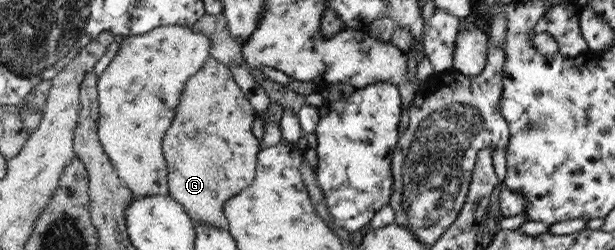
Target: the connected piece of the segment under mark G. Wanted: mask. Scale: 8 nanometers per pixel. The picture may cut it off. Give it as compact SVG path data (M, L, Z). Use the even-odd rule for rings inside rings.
M209 56L201 66L201 70L185 82L179 104L175 108L175 116L162 142L165 162L167 162L168 194L181 204L193 221L197 220L201 224L213 228L225 228L225 230L228 230L229 225L223 210L224 204L229 198L245 190L254 180L257 154L262 149L252 131L257 117L256 111L239 88L234 73L227 65Z

